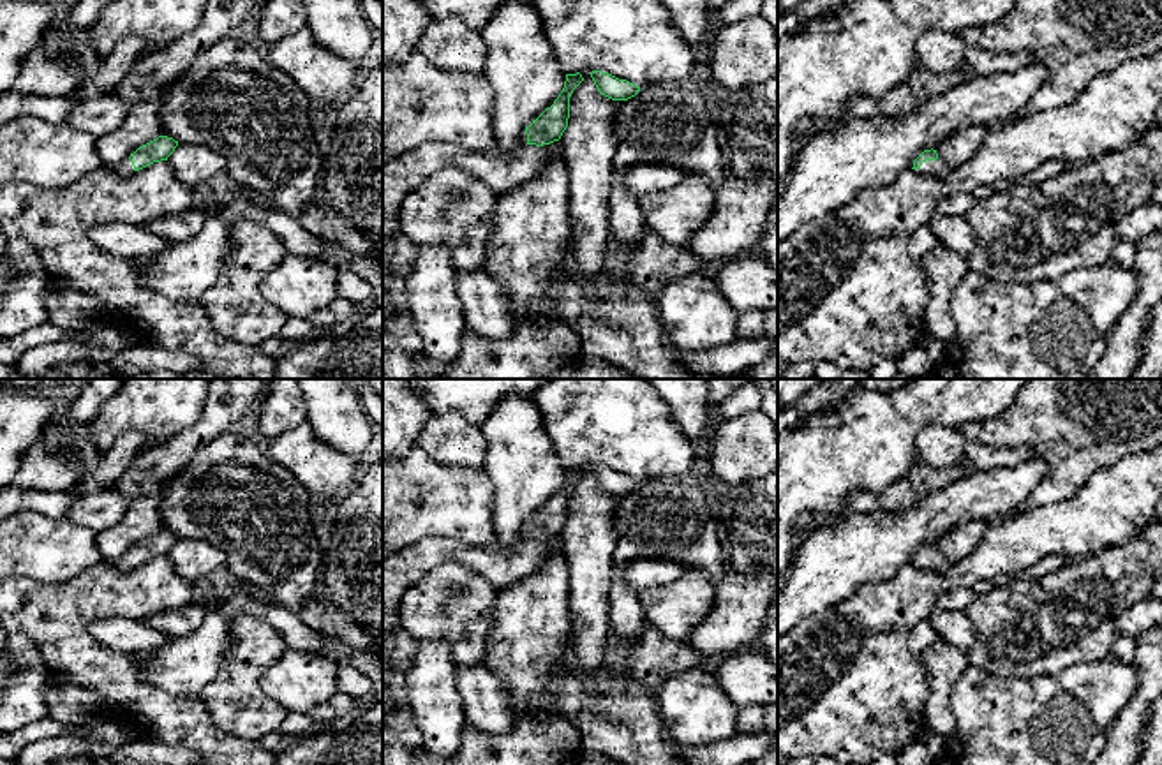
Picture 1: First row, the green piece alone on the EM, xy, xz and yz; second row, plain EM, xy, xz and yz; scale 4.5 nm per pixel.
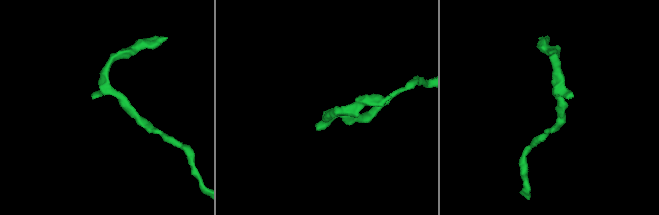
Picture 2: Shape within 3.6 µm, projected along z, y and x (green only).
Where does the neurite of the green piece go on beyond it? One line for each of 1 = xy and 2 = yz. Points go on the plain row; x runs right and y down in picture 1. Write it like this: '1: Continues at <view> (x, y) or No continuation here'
1: Continues at xy (126, 563)
2: Continues at yz (937, 563)

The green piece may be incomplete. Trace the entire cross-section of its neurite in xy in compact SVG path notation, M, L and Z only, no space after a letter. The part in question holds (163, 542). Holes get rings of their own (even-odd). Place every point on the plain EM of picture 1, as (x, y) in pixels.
M159 531L157 534L139 541L129 553L122 555L116 562L111 562L120 571L130 571L153 557L168 555L175 546L178 536L168 531Z

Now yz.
M924 545L915 555L915 566L933 571L933 573L945 573L949 569L947 559L938 552L936 545Z

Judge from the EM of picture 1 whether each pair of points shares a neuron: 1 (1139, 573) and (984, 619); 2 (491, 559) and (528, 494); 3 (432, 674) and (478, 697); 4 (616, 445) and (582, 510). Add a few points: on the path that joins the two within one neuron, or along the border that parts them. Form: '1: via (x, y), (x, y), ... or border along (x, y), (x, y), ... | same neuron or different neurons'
1: via (1101, 587), (1064, 619), (1023, 619) | same neuron
2: border along (521, 540), (512, 545), (498, 543) | different neurons
3: border along (457, 668), (457, 691), (466, 723) | different neurons
4: border along (591, 464), (579, 466) | different neurons

